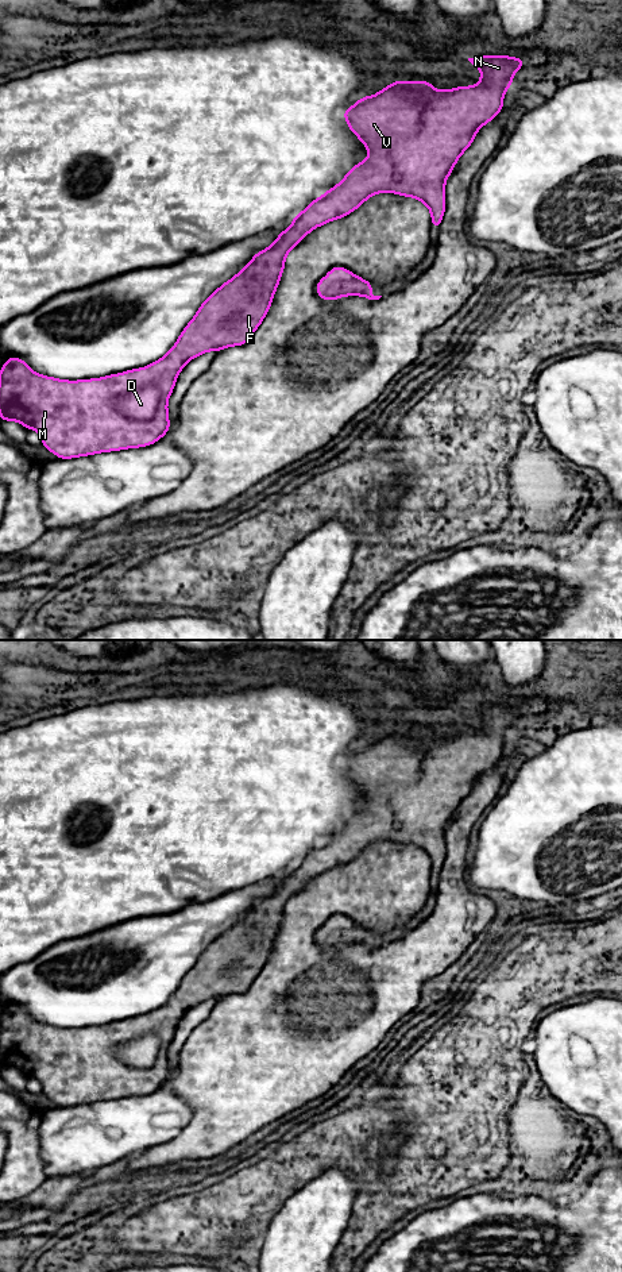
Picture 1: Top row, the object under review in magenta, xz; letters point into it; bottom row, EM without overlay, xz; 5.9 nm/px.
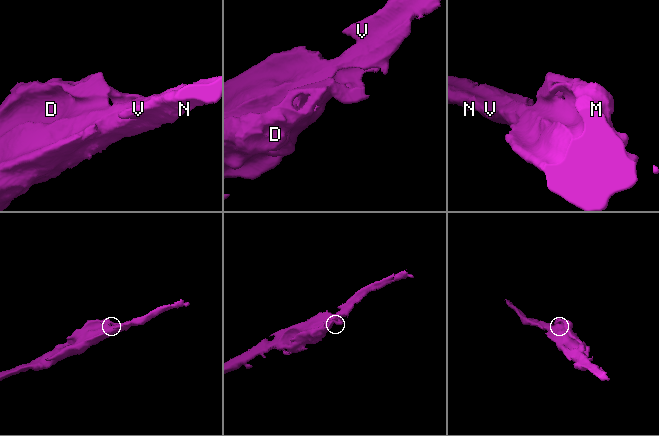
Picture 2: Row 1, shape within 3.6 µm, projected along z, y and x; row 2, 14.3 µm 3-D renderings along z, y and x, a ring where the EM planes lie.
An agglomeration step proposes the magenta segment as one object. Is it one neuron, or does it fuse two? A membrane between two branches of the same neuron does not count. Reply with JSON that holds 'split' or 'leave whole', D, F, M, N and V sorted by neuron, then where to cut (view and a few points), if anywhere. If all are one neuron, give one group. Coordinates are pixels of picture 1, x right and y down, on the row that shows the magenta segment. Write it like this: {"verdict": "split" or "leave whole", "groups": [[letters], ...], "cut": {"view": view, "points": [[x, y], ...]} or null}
{"verdict": "split", "groups": [["D"], ["F", "M", "N", "V"]], "cut": {"view": "xz", "points": [[161, 392], [154, 386], [142, 386], [122, 394], [115, 407]]}}

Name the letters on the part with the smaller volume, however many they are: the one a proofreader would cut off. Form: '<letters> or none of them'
D

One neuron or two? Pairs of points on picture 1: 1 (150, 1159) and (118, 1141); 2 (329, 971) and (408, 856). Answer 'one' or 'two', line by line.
1: two
2: one

